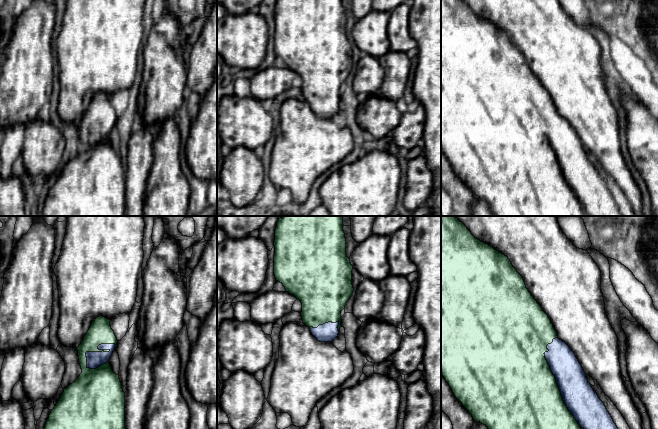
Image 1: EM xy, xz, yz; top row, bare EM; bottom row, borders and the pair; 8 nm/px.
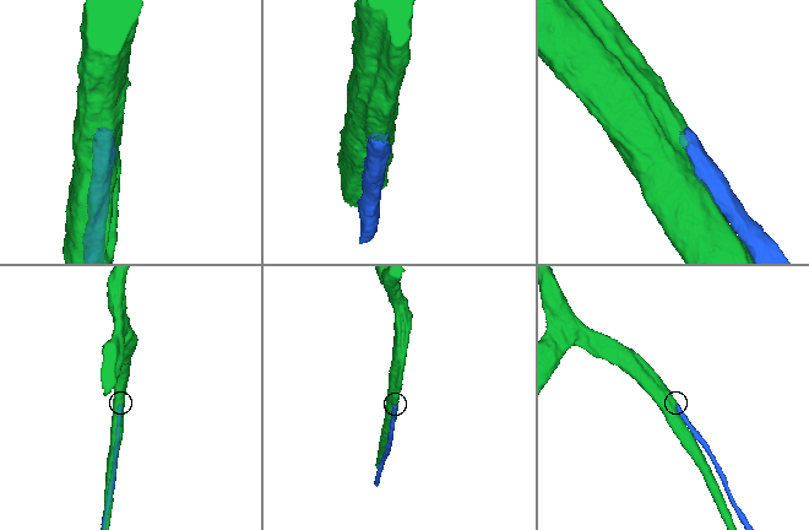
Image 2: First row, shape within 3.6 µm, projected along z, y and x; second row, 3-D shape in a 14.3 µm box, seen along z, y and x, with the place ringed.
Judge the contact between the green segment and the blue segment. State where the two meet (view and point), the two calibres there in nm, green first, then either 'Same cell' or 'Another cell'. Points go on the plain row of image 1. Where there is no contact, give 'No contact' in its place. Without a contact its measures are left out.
Touches green at yz (555, 156). Thickness 500 nm (green) against 260 nm. Same cell

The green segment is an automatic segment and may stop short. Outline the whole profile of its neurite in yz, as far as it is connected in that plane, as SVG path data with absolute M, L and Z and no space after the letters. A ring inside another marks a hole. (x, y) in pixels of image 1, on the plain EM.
M441 0L441 150L451 163L455 173L469 187L475 197L488 203L494 216L586 216L586 213L589 216L623 216L604 179L588 158L586 150L574 128L565 118L558 114L551 96L526 64L522 52L512 42L507 32L475 14L464 0Z

